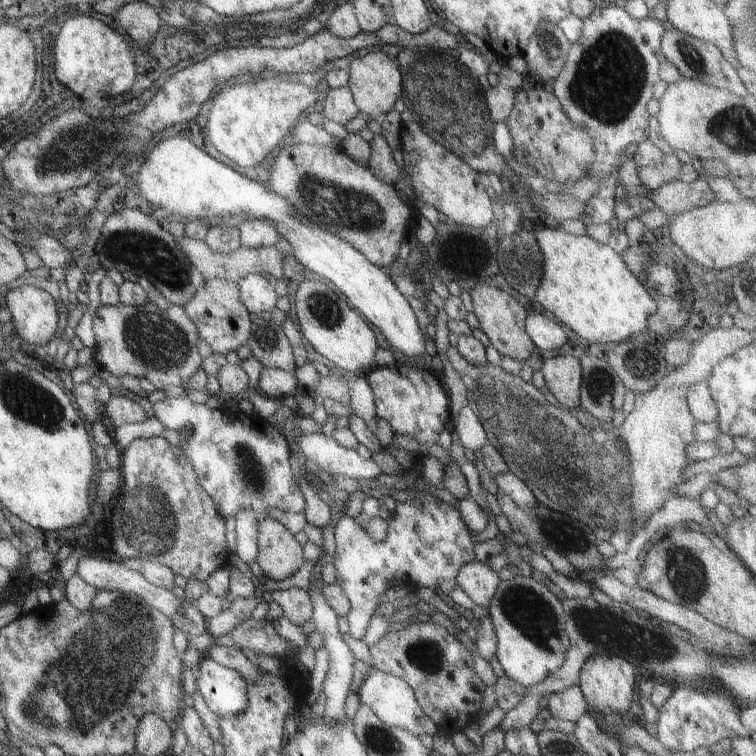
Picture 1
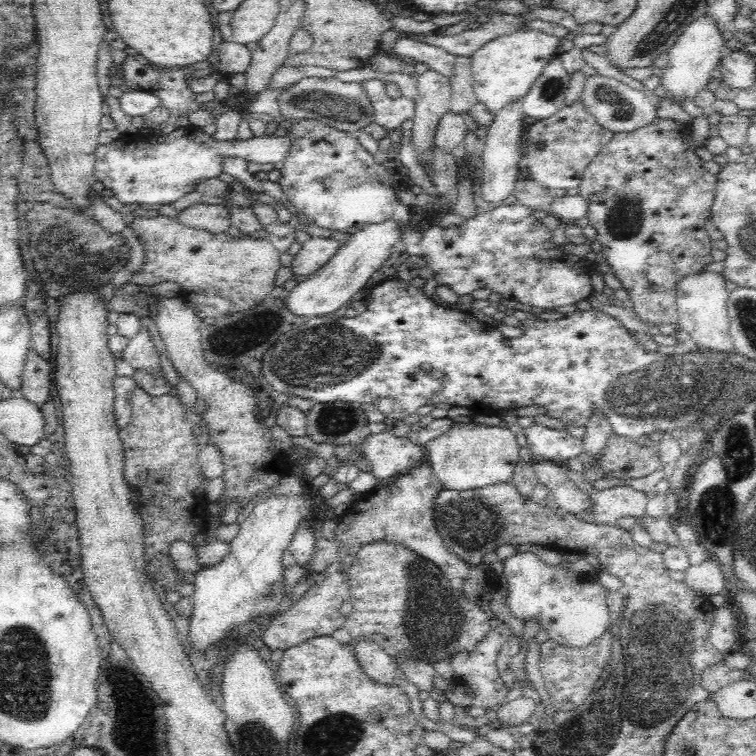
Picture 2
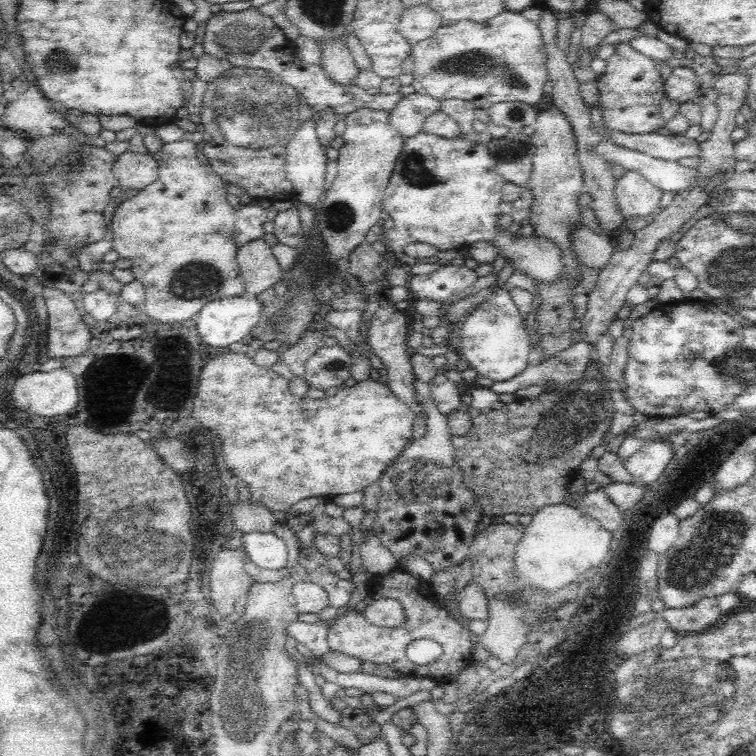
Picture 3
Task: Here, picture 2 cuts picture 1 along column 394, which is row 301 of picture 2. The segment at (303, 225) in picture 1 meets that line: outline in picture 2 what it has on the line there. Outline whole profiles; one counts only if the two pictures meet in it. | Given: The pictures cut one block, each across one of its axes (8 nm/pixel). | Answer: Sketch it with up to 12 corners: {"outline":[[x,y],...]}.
{"outline":[[397,220],[364,227],[286,293],[296,316],[326,316],[364,290],[394,250]]}

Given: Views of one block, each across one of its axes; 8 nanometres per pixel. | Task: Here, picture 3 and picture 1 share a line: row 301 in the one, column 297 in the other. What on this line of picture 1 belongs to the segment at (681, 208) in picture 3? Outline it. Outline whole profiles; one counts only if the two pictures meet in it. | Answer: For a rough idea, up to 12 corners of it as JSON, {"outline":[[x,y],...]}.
{"outline":[[298,587],[266,596],[283,618],[300,627],[311,616],[311,598]]}

